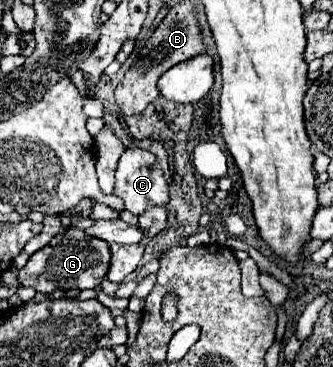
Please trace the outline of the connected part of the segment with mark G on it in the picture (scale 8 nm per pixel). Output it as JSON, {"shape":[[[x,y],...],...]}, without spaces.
{"shape":[[[61,230],[45,248],[37,250],[29,262],[17,270],[19,282],[31,286],[37,292],[53,292],[57,288],[95,288],[107,274],[109,268],[109,244],[99,238],[89,238],[83,230]]]}

